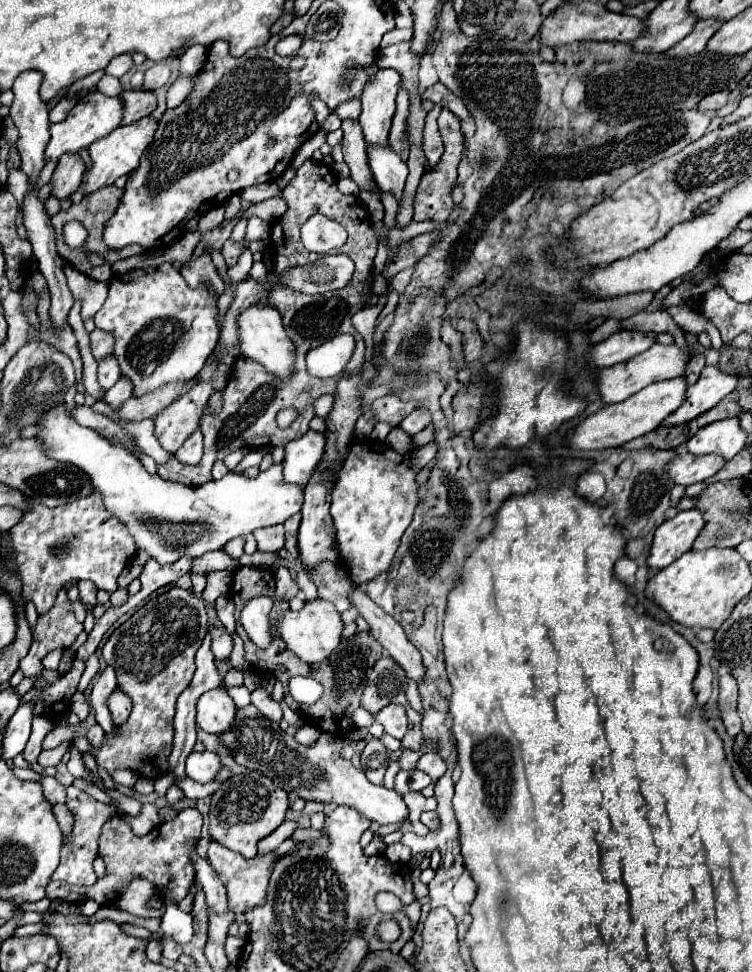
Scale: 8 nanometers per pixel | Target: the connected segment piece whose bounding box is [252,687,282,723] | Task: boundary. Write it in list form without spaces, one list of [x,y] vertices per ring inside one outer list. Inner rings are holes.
[[[258,687],[258,689],[254,689],[252,691],[252,705],[256,705],[258,707],[258,711],[264,715],[264,717],[268,717],[270,721],[280,721],[282,719],[282,709],[280,709],[280,705],[262,689],[262,687]]]

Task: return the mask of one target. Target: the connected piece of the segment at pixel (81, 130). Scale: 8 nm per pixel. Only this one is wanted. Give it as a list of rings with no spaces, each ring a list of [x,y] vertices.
[[[94,91],[90,95],[86,95],[84,99],[80,99],[74,109],[68,113],[68,117],[62,123],[50,125],[50,143],[46,149],[46,159],[58,161],[58,157],[62,153],[68,151],[80,151],[86,149],[92,141],[108,135],[110,131],[114,131],[116,127],[122,125],[122,111],[124,111],[124,103],[120,97],[108,97],[102,95],[100,91]]]

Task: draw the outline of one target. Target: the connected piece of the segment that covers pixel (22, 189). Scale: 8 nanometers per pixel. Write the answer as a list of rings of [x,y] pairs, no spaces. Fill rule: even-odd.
[[[12,169],[12,171],[8,173],[6,189],[16,197],[18,205],[22,205],[22,199],[24,199],[24,195],[26,195],[26,191],[28,191],[28,179],[26,179],[26,175],[22,175],[20,169]]]

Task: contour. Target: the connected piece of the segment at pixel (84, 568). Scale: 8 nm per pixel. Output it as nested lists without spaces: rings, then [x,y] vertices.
[[[92,493],[62,507],[46,507],[28,497],[28,509],[22,521],[10,529],[10,549],[4,555],[2,571],[20,575],[22,605],[32,601],[38,615],[44,615],[44,611],[54,607],[60,587],[70,579],[88,579],[98,589],[108,593],[116,591],[116,579],[134,555],[134,537],[118,517],[106,511],[102,495]]]

